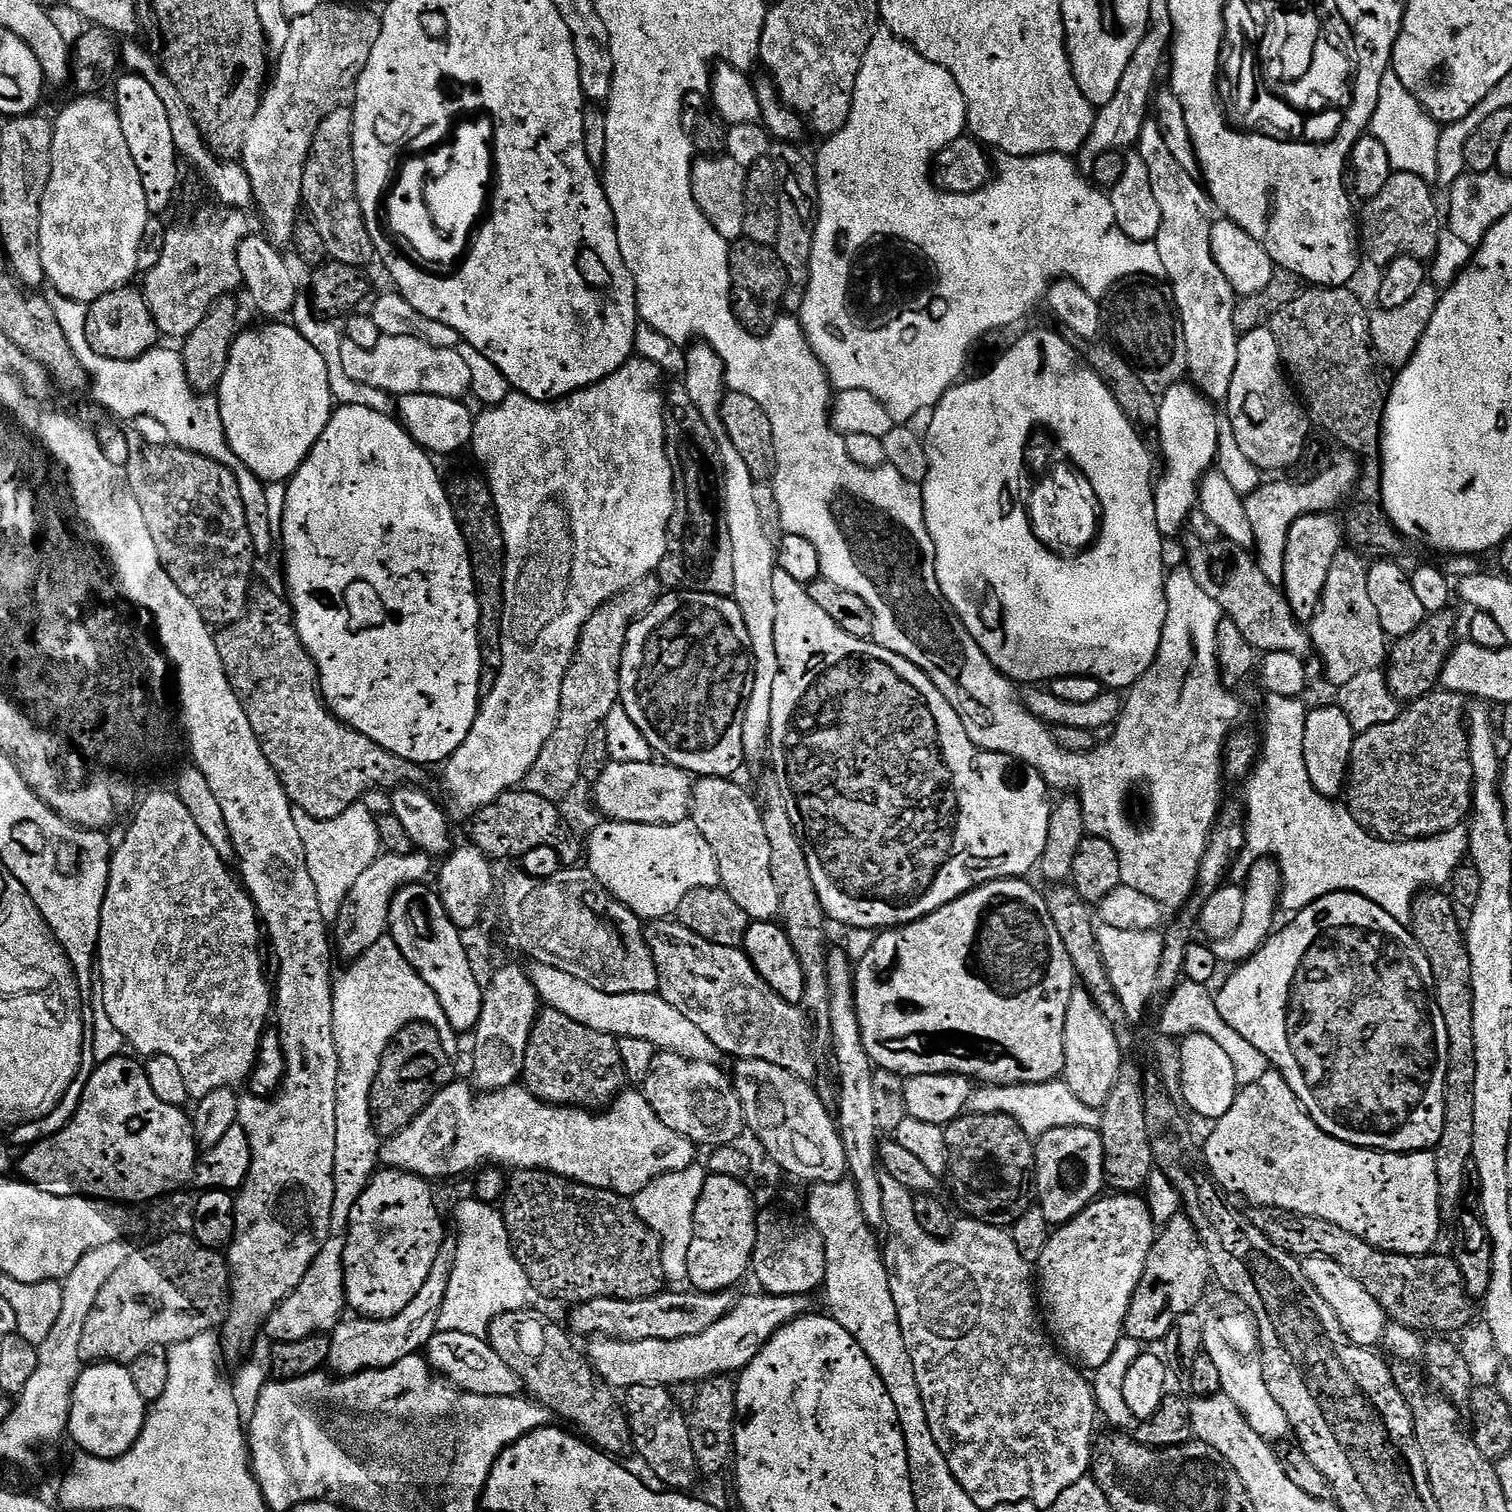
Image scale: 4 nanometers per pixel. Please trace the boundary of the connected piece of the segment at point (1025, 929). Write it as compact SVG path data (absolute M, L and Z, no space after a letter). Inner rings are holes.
M1013 878L979 884L977 888L971 888L958 899L934 910L929 916L923 916L912 924L901 924L898 928L881 931L877 935L880 937L865 950L860 965L857 963L854 968L855 1003L861 1044L876 1068L885 1068L905 1078L949 1072L951 1076L967 1076L981 1085L1002 1087L1010 1087L1011 1084L1044 1086L1047 1085L1047 1080L1052 1080L1055 1076L1057 1079L1061 1075L1066 1000L1063 995L1056 996L1056 988L1052 985L1056 980L1055 974L1044 972L1048 968L1048 938L1050 940L1049 929L1041 916L1042 909L1045 907L1045 897L1040 892L1036 893L1027 884L1028 882L1024 878Z

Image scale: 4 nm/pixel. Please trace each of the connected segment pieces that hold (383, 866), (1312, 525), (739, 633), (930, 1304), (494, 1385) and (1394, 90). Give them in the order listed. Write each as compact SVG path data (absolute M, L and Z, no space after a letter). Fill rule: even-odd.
M424 854L413 855L381 855L352 883L346 899L347 908L339 923L341 926L337 934L334 934L335 943L337 940L339 946L350 953L350 956L360 955L365 949L371 948L383 939L382 934L387 933L388 905L392 893L405 884L419 884L425 879L424 871L428 868L429 857Z
M1313 511L1311 516L1298 518L1290 526L1286 538L1282 591L1297 620L1308 622L1315 616L1316 609L1320 607L1320 595L1324 589L1326 574L1330 574L1330 566L1342 550L1343 540L1341 521L1335 520L1328 512Z
M672 590L666 595L669 596L661 595L653 607L629 627L620 660L618 700L623 712L661 761L700 778L726 778L726 760L710 760L710 752L734 716L732 710L740 698L742 678L753 671L746 624L732 598L697 590Z
M887 1174L881 1175L880 1180L884 1215L882 1228L883 1231L888 1231L888 1248L886 1244L882 1255L888 1265L888 1284L892 1288L902 1338L910 1362L914 1366L918 1390L926 1406L926 1418L930 1422L930 1434L934 1434L934 1442L942 1450L962 1490L970 1494L972 1501L981 1510L994 1510L1003 1504L1023 1500L1030 1500L1037 1506L1053 1504L1062 1494L1062 1490L1089 1475L1094 1447L1092 1423L1095 1422L1096 1416L1098 1417L1098 1404L1094 1399L1093 1385L1088 1380L1084 1381L1085 1373L1061 1355L1042 1323L1042 1316L1038 1311L1038 1296L1034 1291L1033 1265L1025 1260L1023 1252L1005 1229L1003 1232L1002 1229L995 1228L992 1224L983 1224L980 1220L964 1220L952 1233L949 1231L943 1238L926 1234L914 1218L913 1193L909 1192L906 1186L902 1186L902 1182L894 1182L894 1178Z
M437 1330L428 1343L426 1359L439 1375L447 1378L461 1392L483 1396L521 1395L522 1385L518 1374L514 1374L514 1370L510 1370L510 1366L506 1366L506 1362L498 1358L498 1354L487 1339L470 1334Z
M1388 69L1379 84L1379 96L1376 110L1370 122L1370 134L1384 146L1393 171L1420 172L1430 164L1430 138L1428 142L1428 124L1430 118L1402 85L1395 71Z

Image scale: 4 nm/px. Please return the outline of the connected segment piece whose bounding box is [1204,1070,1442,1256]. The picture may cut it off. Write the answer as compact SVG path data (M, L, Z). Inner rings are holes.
M1269 1070L1269 1072L1262 1075L1262 1078L1259 1078L1258 1082L1241 1087L1236 1093L1234 1106L1230 1106L1230 1110L1226 1110L1226 1114L1221 1120L1215 1121L1211 1128L1212 1133L1209 1134L1208 1141L1204 1144L1204 1160L1208 1163L1209 1170L1207 1169L1207 1171L1210 1173L1211 1179L1225 1193L1237 1192L1238 1195L1245 1196L1250 1202L1249 1205L1252 1206L1281 1208L1284 1212L1296 1212L1300 1216L1325 1220L1333 1224L1335 1228L1349 1232L1351 1236L1363 1238L1367 1244L1375 1248L1381 1248L1384 1252L1423 1256L1433 1251L1432 1243L1435 1242L1436 1235L1442 1230L1442 1223L1439 1214L1439 1182L1438 1174L1436 1173L1436 1158L1431 1151L1377 1152L1375 1148L1359 1148L1353 1144L1342 1142L1333 1136L1326 1135L1312 1121L1312 1117L1305 1112L1304 1107L1300 1105L1300 1100L1290 1090L1290 1086L1284 1081L1284 1076L1279 1070Z

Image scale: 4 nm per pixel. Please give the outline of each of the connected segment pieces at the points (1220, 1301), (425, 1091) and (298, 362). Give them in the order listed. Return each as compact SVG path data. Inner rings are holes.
M1213 1289L1201 1300L1195 1313L1202 1321L1203 1349L1209 1353L1221 1378L1221 1393L1236 1404L1259 1436L1277 1442L1291 1431L1285 1411L1270 1394L1266 1365L1260 1347L1257 1320L1242 1298L1231 1289Z
M408 1024L379 1057L376 1077L370 1080L370 1103L376 1131L381 1137L393 1136L411 1124L444 1085L453 1083L452 1064L436 1032L439 1031L431 1024Z
M268 322L265 328L248 328L240 337L237 335L227 348L226 359L222 364L224 373L218 376L218 415L230 450L239 463L265 482L284 482L297 472L334 411L334 388L328 381L327 366L322 354L291 323L280 323L284 322Z

